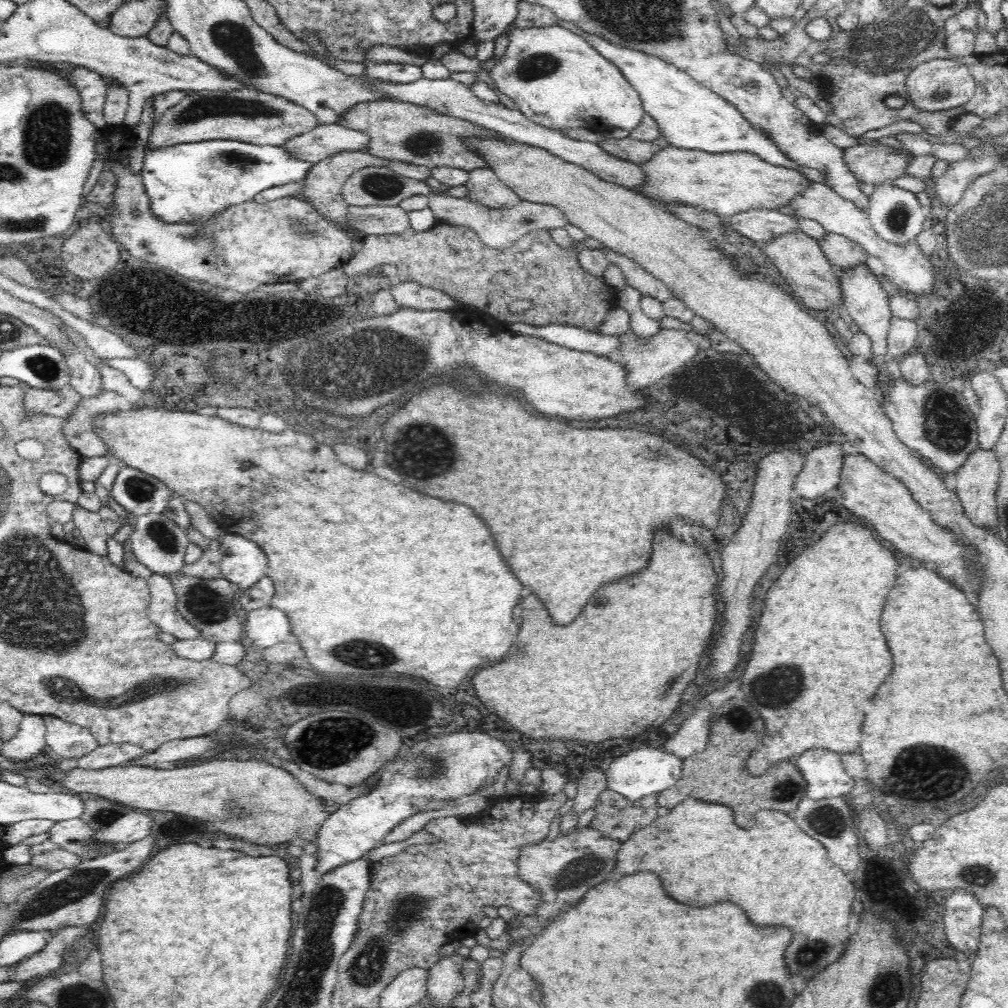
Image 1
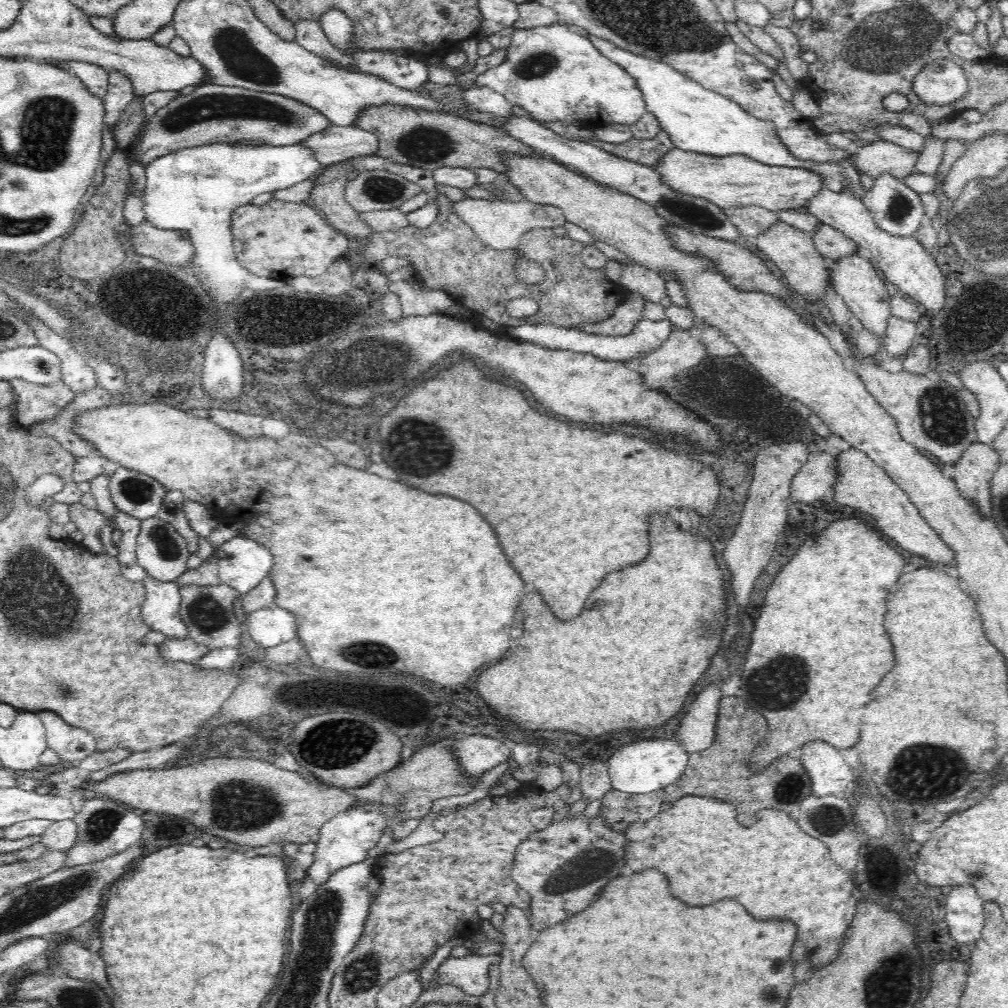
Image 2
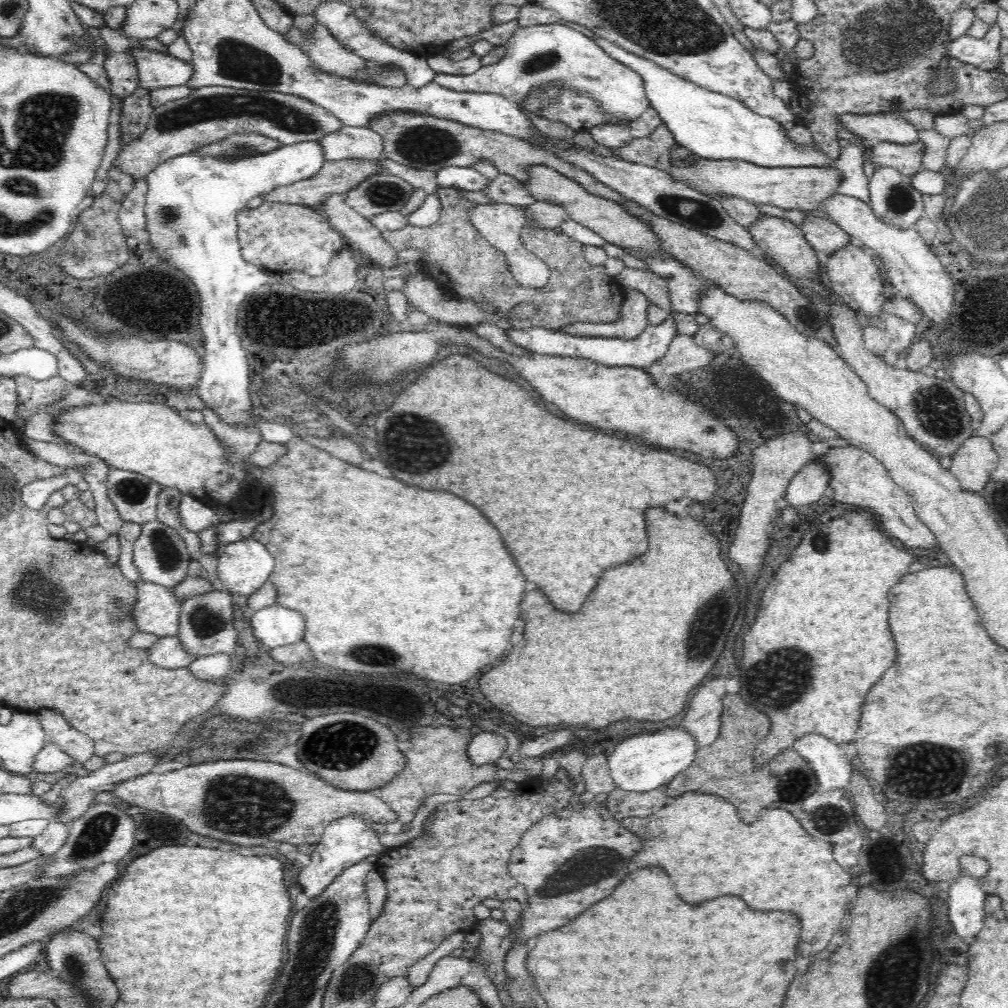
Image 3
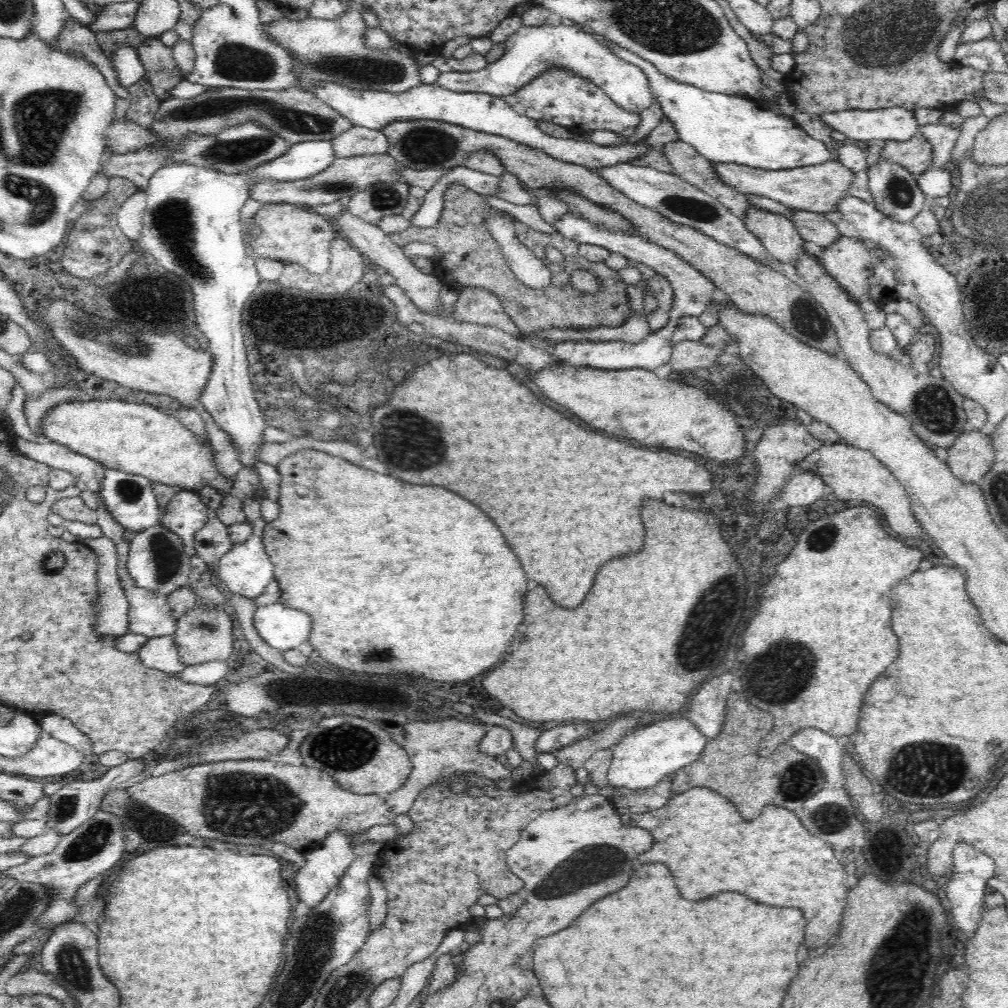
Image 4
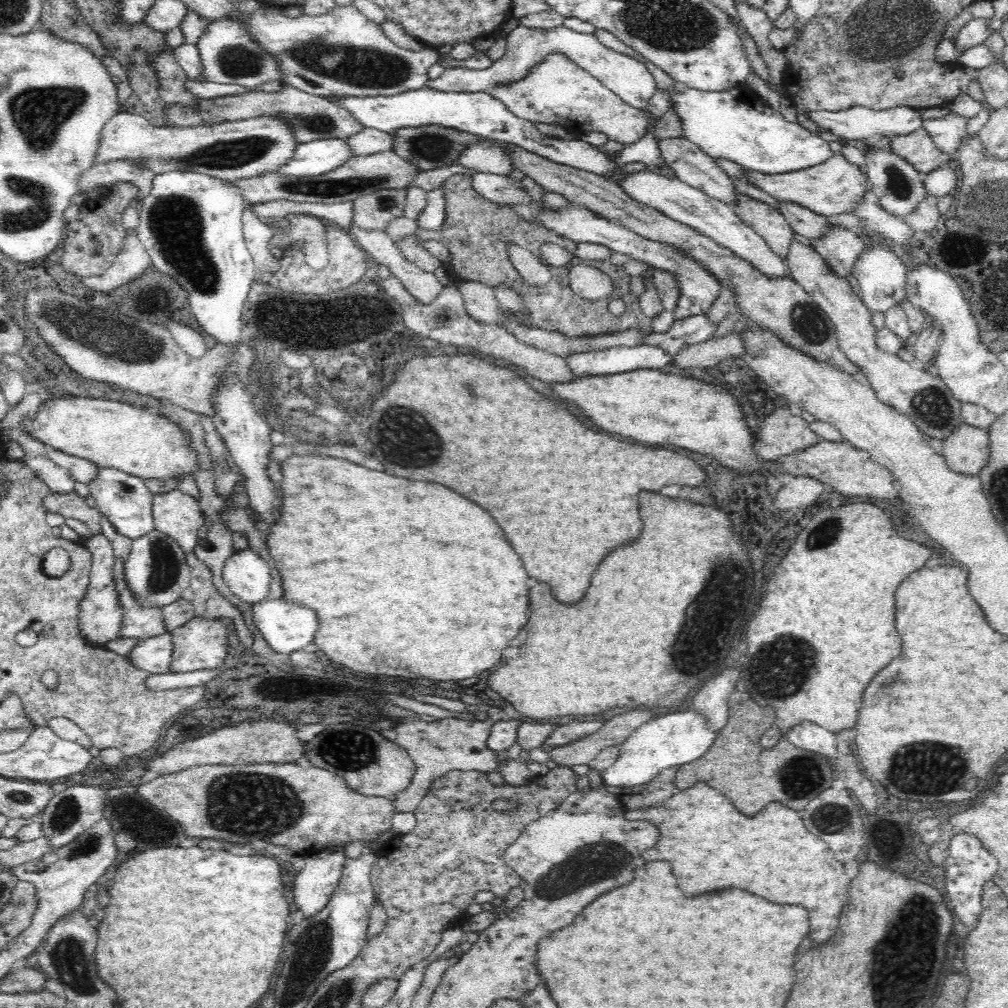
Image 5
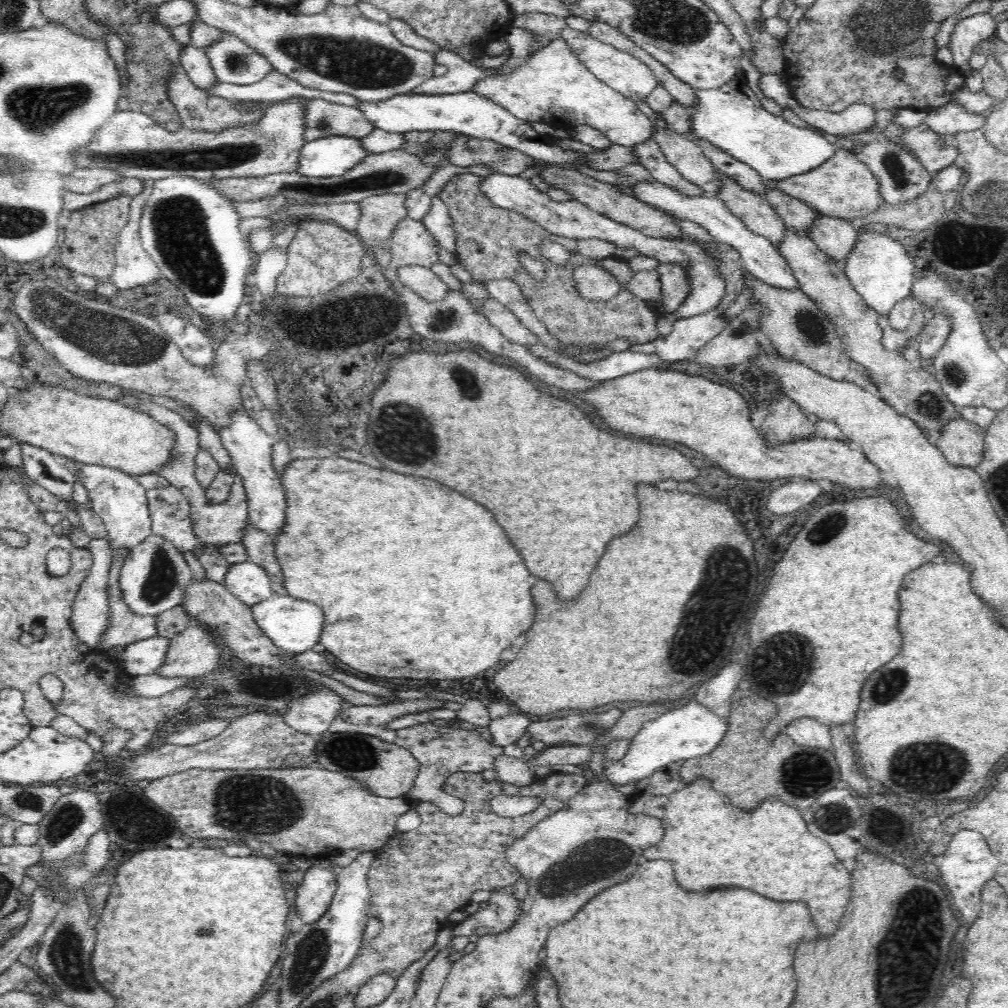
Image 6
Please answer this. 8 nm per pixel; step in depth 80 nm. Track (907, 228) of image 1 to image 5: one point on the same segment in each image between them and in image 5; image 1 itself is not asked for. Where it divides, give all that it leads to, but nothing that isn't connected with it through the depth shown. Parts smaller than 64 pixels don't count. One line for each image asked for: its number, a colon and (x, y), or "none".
2: (896, 208)
3: (893, 199)
4: (895, 191)
5: (897, 187)

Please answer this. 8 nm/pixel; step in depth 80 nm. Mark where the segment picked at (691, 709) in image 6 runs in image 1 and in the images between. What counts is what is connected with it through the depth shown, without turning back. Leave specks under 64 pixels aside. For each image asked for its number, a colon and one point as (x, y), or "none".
1: (640, 772)
2: (647, 765)
3: (643, 762)
4: (643, 757)
5: (675, 739)

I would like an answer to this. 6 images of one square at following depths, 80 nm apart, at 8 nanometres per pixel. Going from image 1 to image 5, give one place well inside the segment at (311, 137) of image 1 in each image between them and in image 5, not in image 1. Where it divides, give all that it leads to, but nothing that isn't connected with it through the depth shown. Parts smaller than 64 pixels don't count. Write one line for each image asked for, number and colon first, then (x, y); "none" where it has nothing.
2: (335, 143)
3: (348, 142)
4: (357, 141)
5: (369, 141)

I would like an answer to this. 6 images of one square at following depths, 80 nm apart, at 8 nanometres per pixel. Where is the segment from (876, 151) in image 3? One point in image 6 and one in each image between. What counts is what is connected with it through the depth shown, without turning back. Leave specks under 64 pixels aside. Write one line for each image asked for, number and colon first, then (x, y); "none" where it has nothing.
4: (915, 154)
5: (918, 148)
6: (934, 154)

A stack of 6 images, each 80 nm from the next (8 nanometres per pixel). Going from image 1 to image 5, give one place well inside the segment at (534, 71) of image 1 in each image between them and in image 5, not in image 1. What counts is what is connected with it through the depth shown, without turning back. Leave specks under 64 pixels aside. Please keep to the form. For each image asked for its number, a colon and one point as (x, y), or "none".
2: (557, 75)
3: (542, 55)
4: (532, 50)
5: (630, 79)

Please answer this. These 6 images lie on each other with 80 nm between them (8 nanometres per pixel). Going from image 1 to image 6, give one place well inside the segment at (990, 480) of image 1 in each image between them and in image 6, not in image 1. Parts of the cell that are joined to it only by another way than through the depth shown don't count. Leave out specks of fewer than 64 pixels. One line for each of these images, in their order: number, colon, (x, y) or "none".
2: (974, 471)
3: (972, 465)
4: (972, 455)
5: (967, 449)
6: (962, 442)

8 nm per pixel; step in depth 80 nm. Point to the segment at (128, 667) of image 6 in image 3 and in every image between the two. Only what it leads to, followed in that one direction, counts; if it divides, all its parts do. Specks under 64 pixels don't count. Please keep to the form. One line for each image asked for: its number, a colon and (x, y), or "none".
3: (168, 652)
4: (160, 653)
5: (154, 655)

